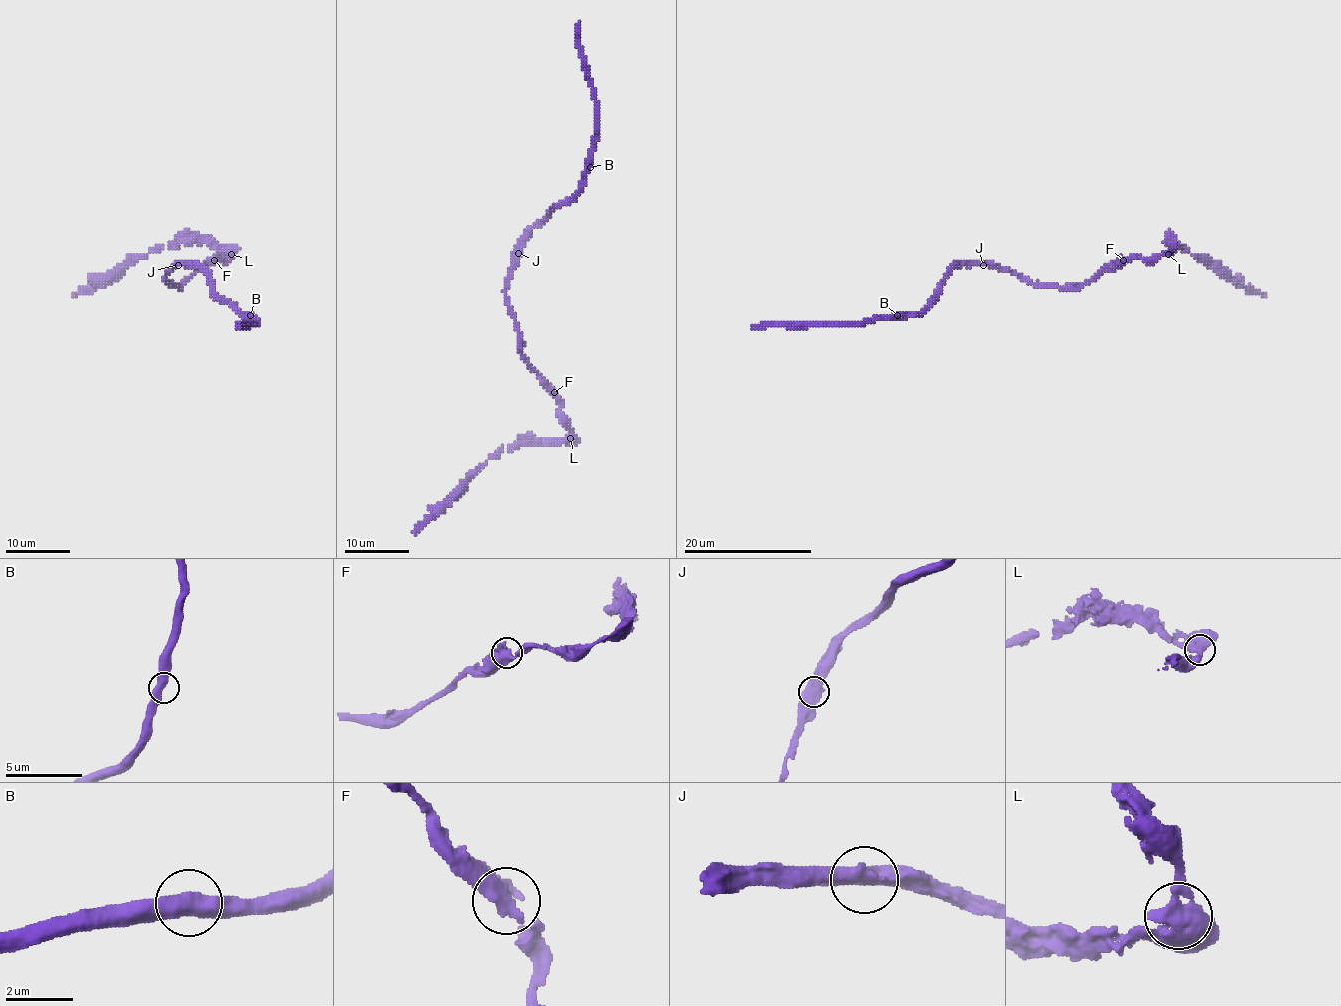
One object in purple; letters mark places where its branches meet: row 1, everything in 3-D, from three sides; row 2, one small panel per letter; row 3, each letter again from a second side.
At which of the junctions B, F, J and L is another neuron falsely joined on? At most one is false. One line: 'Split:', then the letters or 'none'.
Split: none

